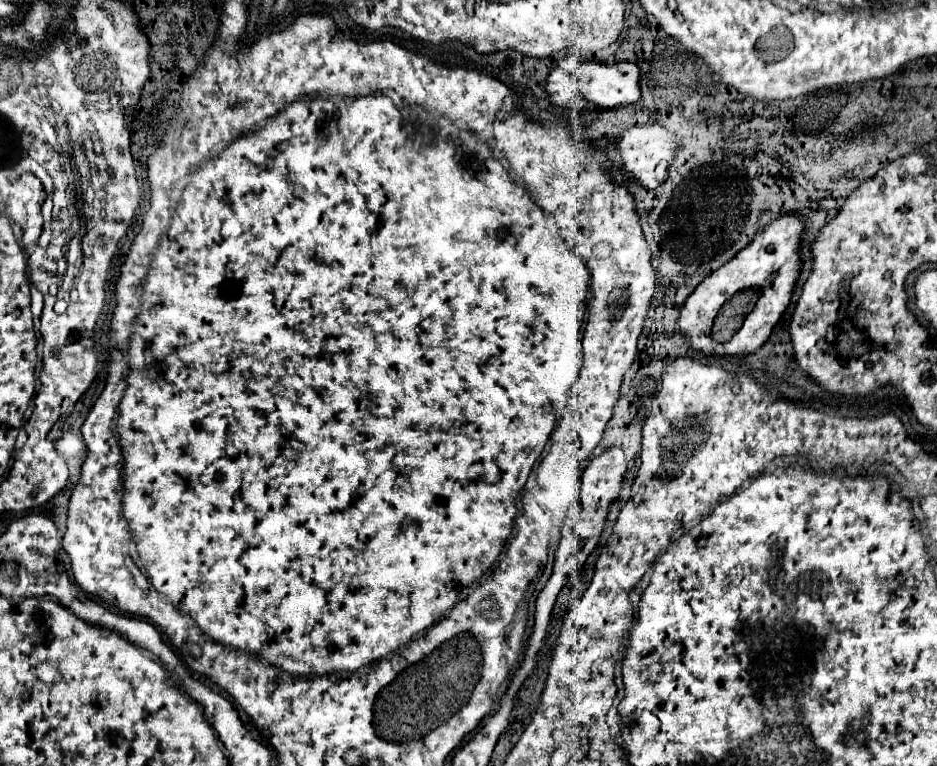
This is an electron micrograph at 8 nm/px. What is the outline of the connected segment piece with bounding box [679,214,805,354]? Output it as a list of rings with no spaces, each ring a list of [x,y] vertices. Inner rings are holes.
[[[783,214],[769,222],[759,234],[755,234],[753,242],[741,250],[731,262],[717,268],[713,274],[709,274],[695,292],[687,298],[687,302],[681,306],[679,316],[679,328],[683,336],[689,340],[691,348],[701,352],[717,352],[717,354],[741,354],[741,352],[753,352],[757,350],[771,334],[773,326],[779,322],[783,312],[789,306],[789,300],[793,296],[795,284],[801,274],[801,242],[803,242],[803,220],[797,214]],[[759,286],[763,290],[761,298],[757,300],[755,308],[747,314],[741,330],[725,344],[717,344],[711,340],[711,326],[719,312],[719,308],[725,304],[727,298],[731,298],[735,292],[743,288]]]

